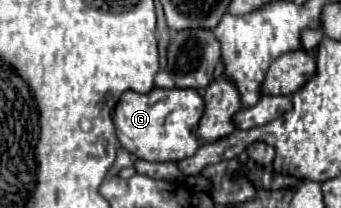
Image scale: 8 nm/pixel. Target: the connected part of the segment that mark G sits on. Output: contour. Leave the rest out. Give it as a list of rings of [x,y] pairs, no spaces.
[[[152,88],[148,94],[126,90],[114,110],[114,126],[120,146],[136,158],[148,162],[180,162],[200,148],[196,138],[198,122],[204,114],[204,100],[194,88]]]

